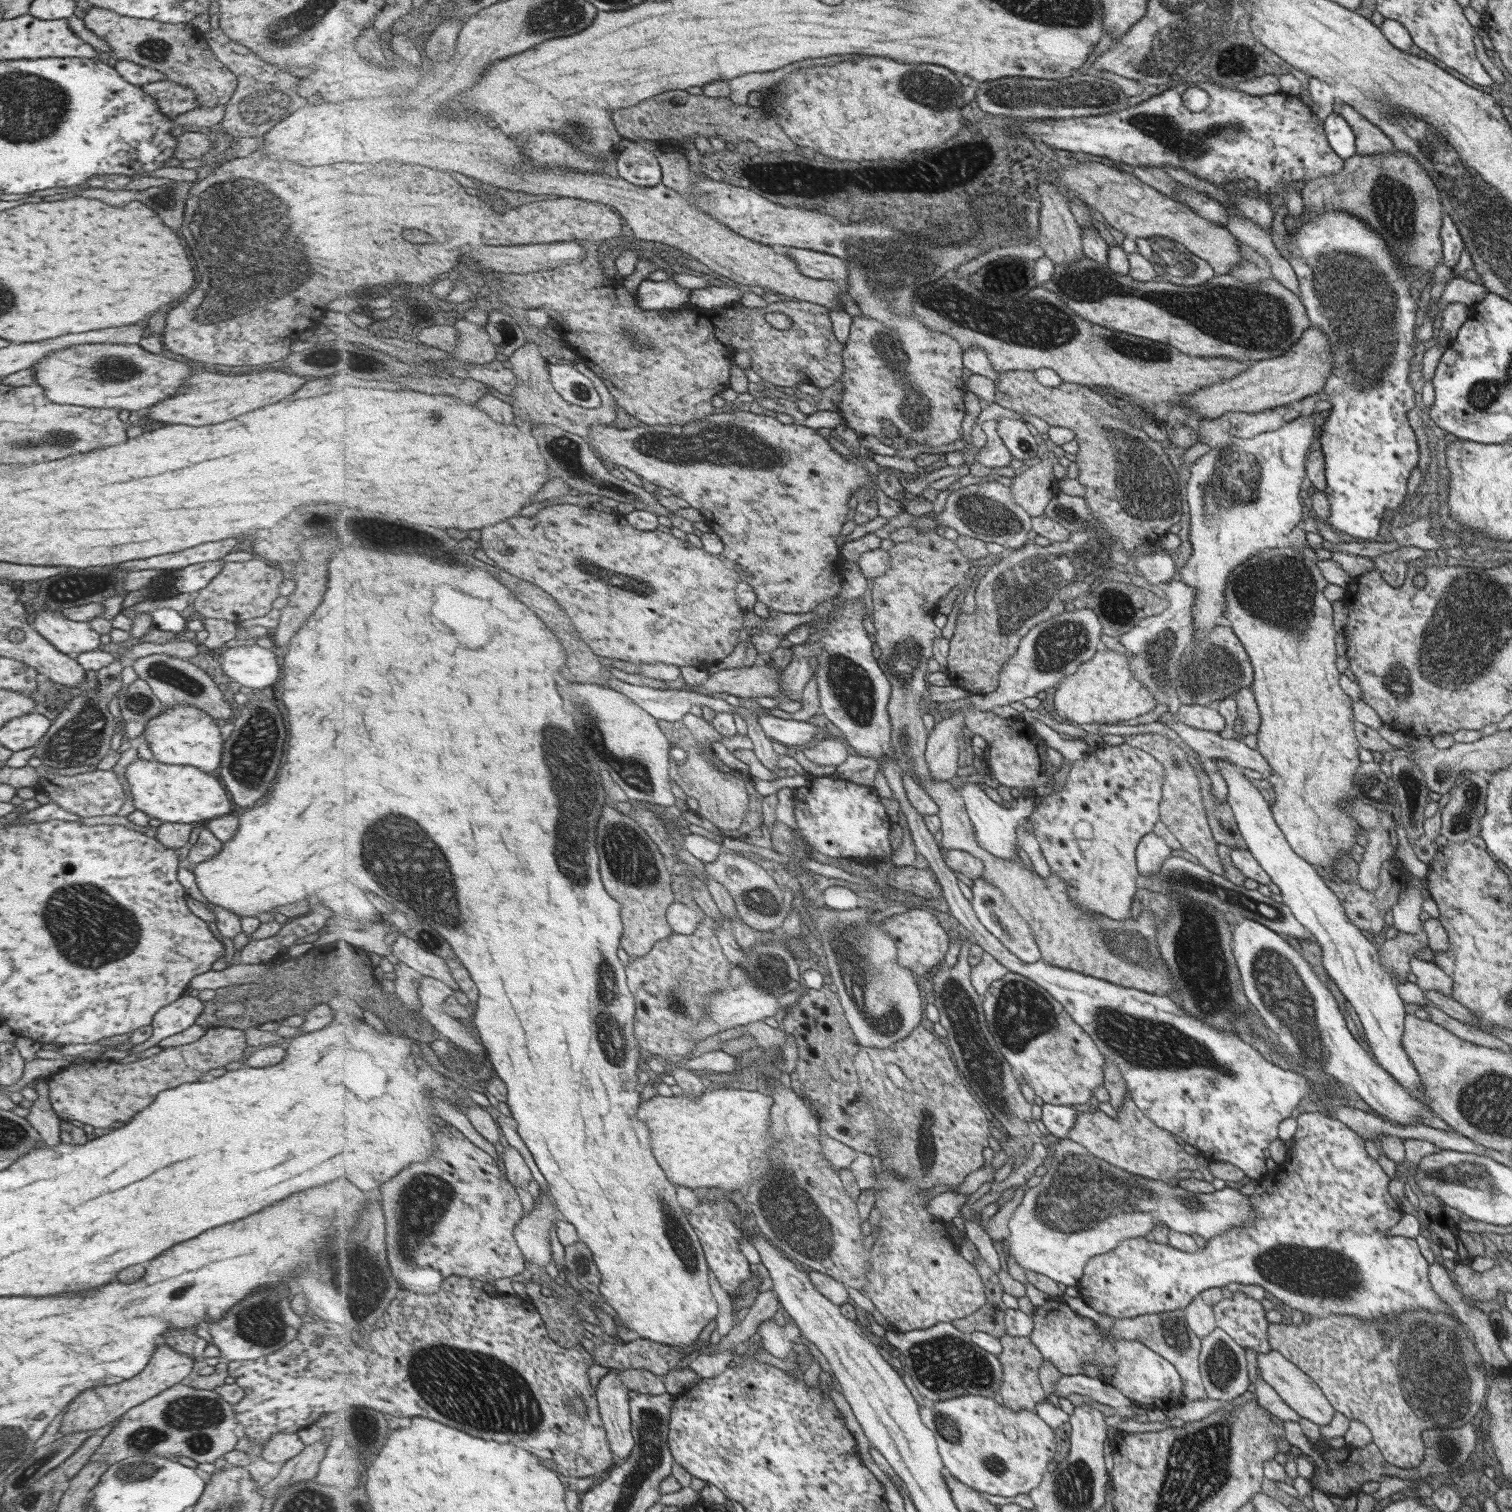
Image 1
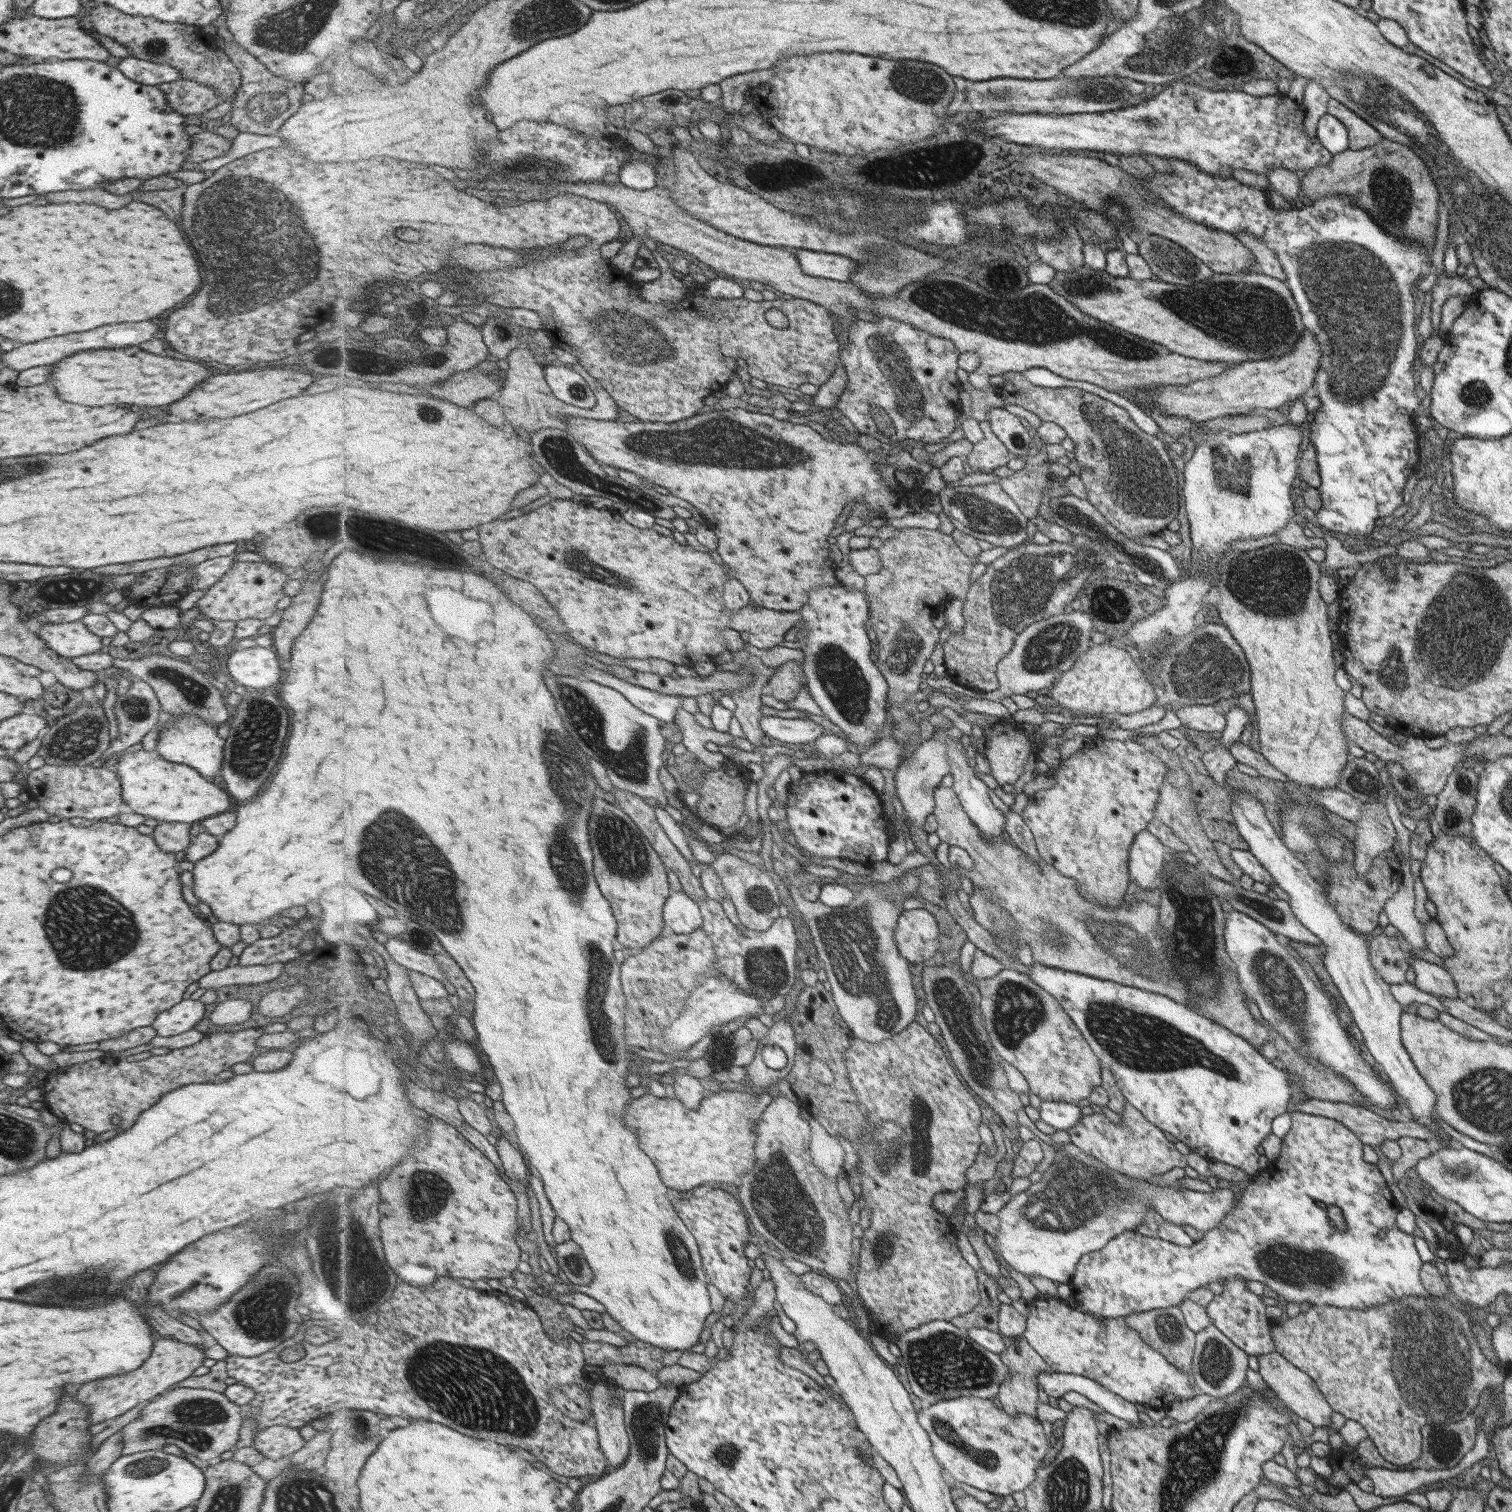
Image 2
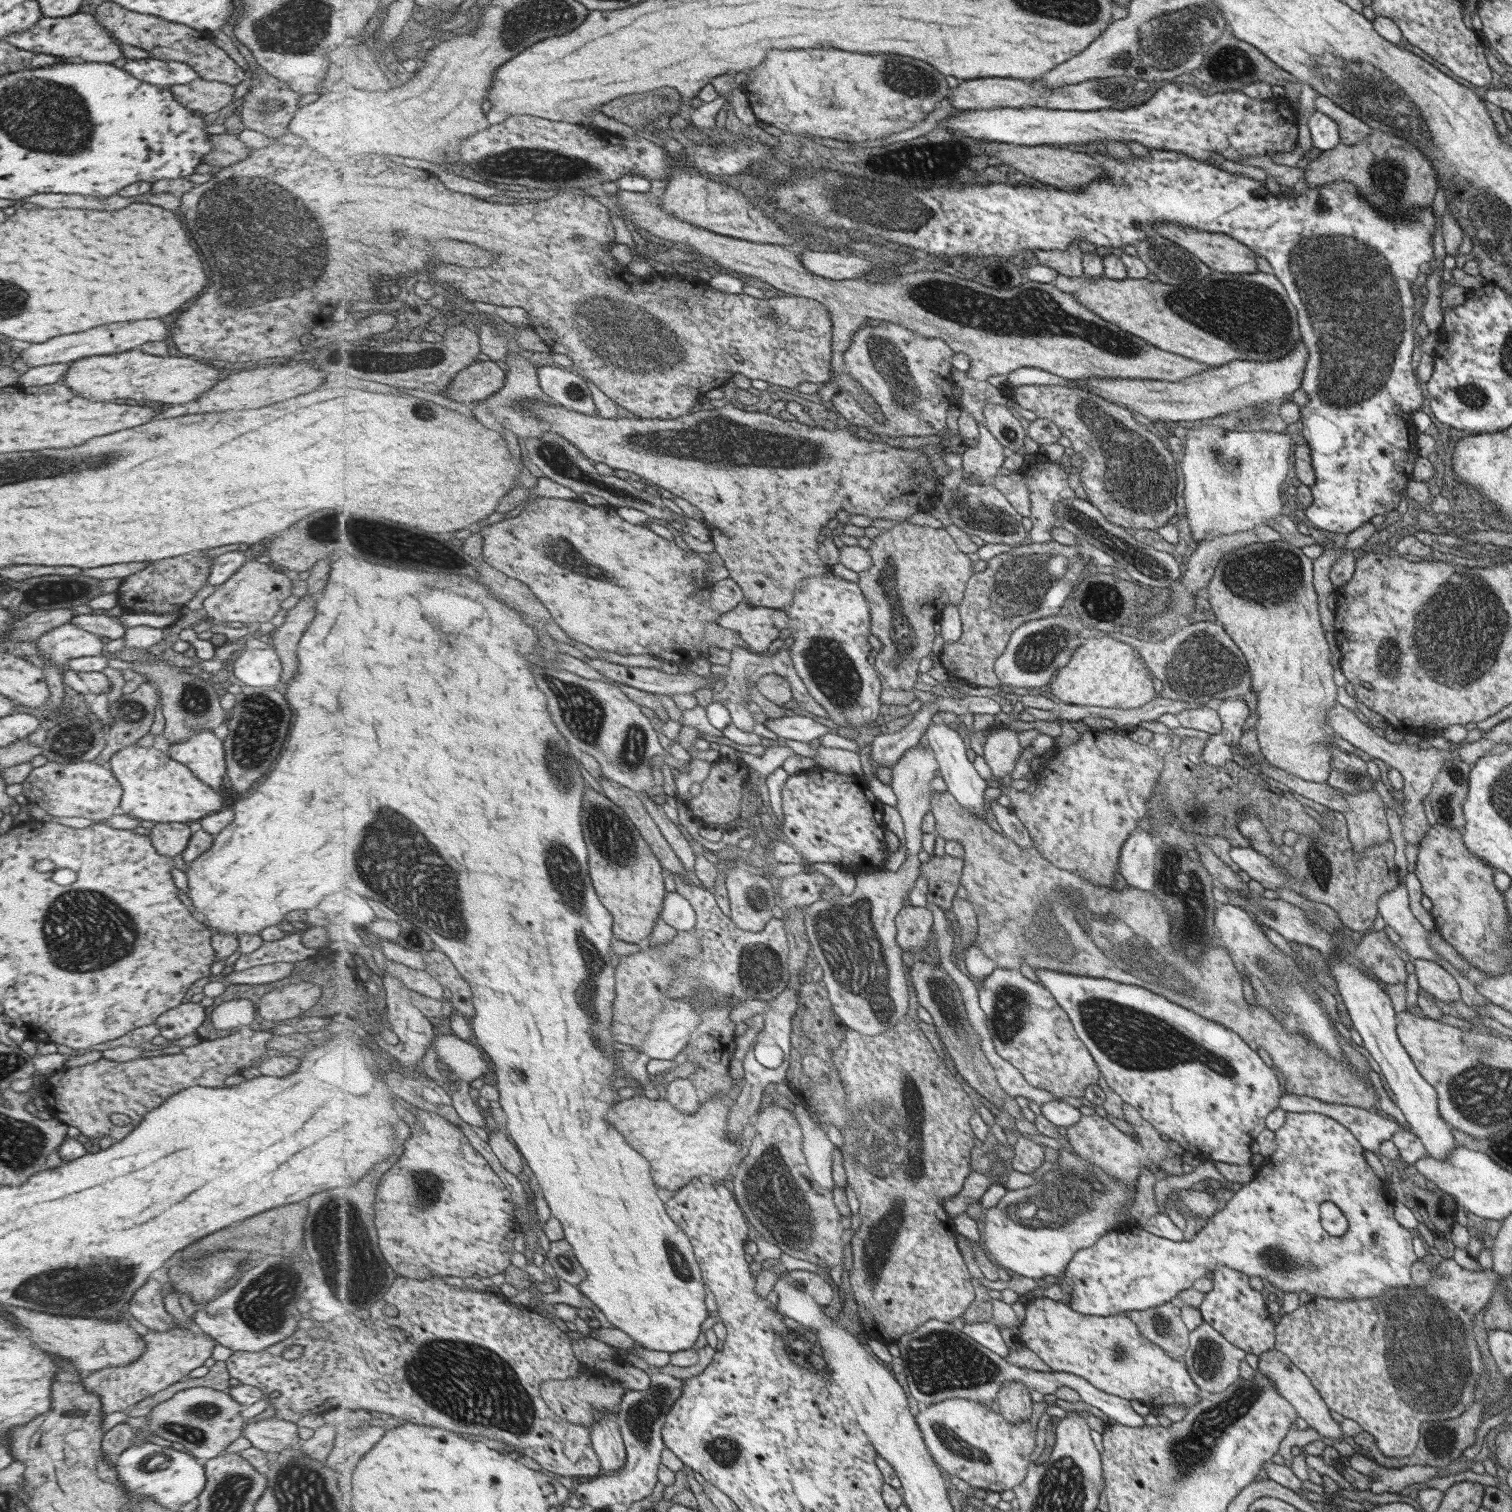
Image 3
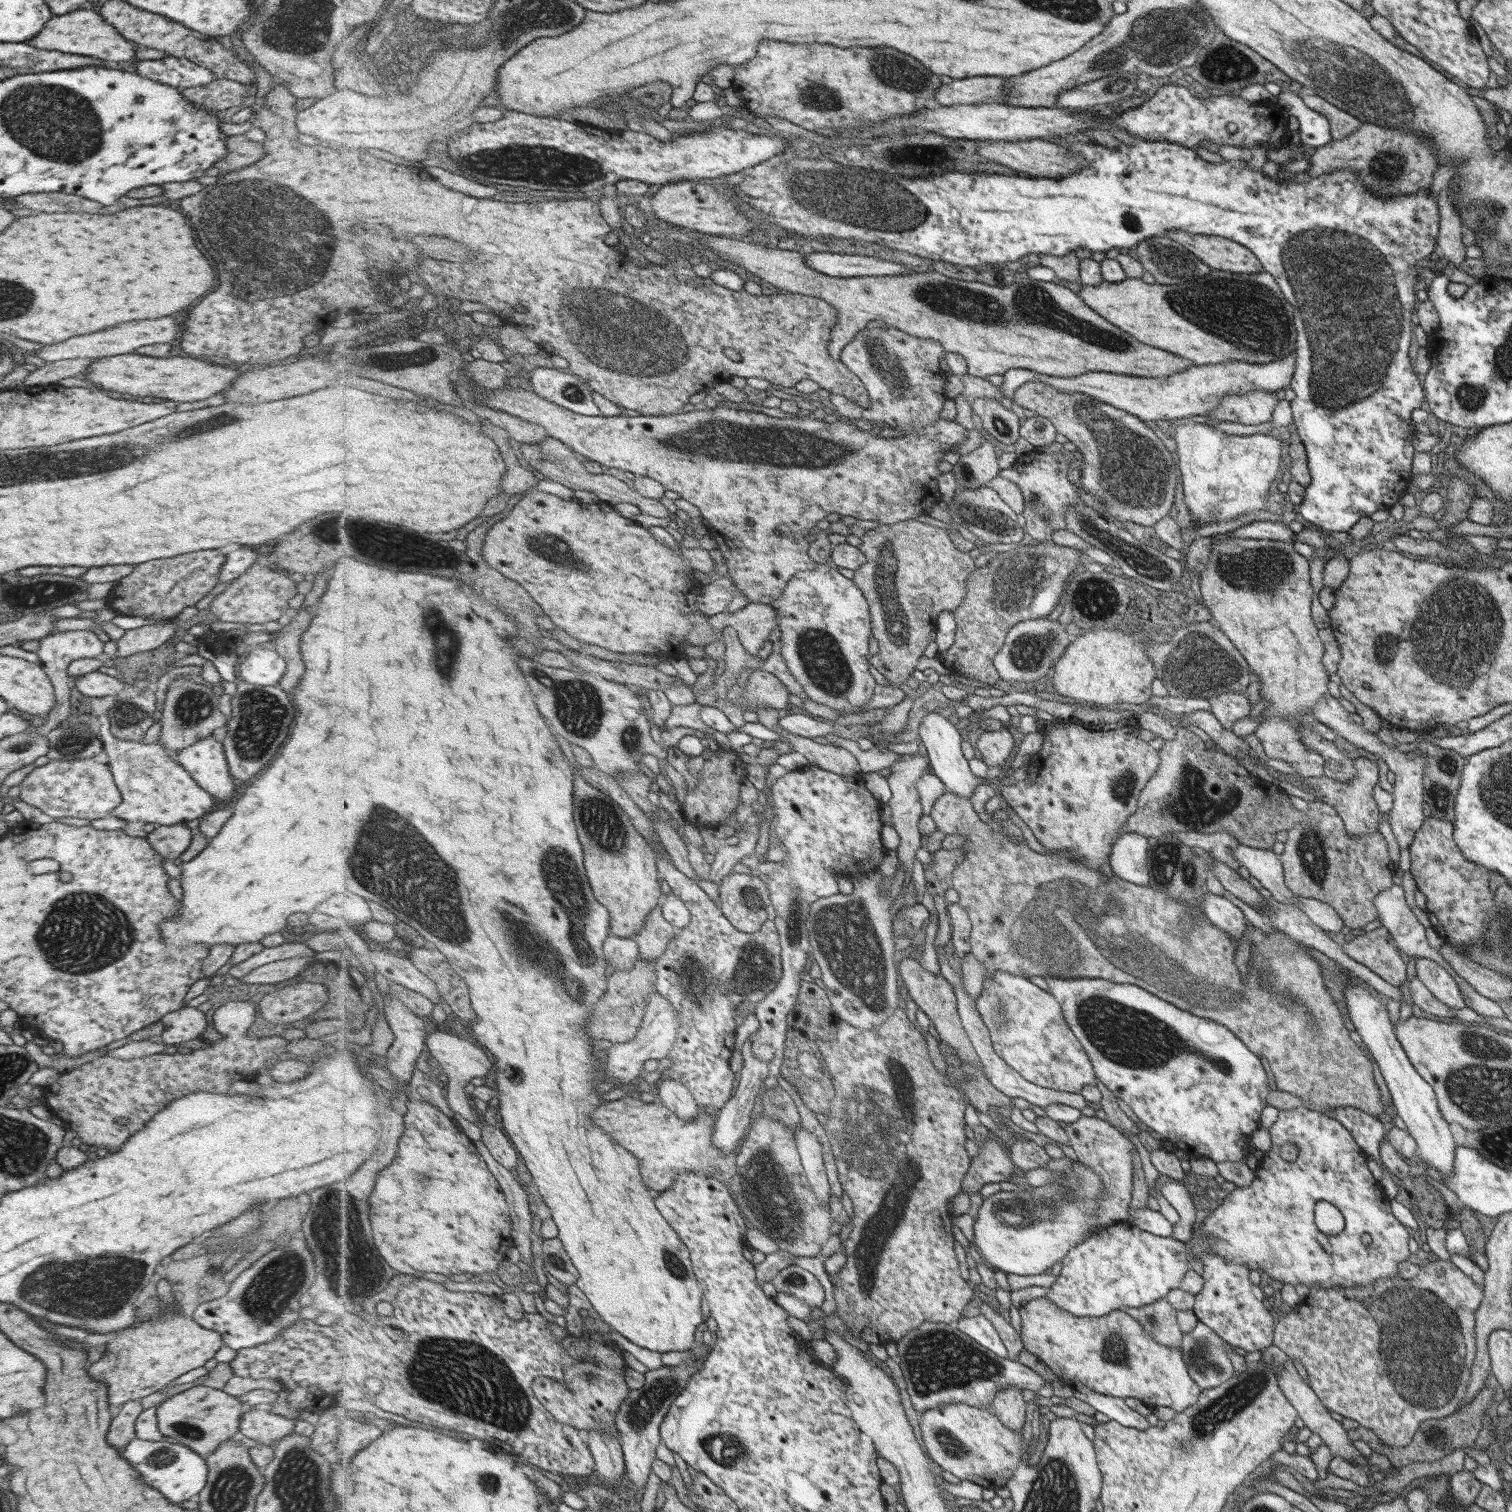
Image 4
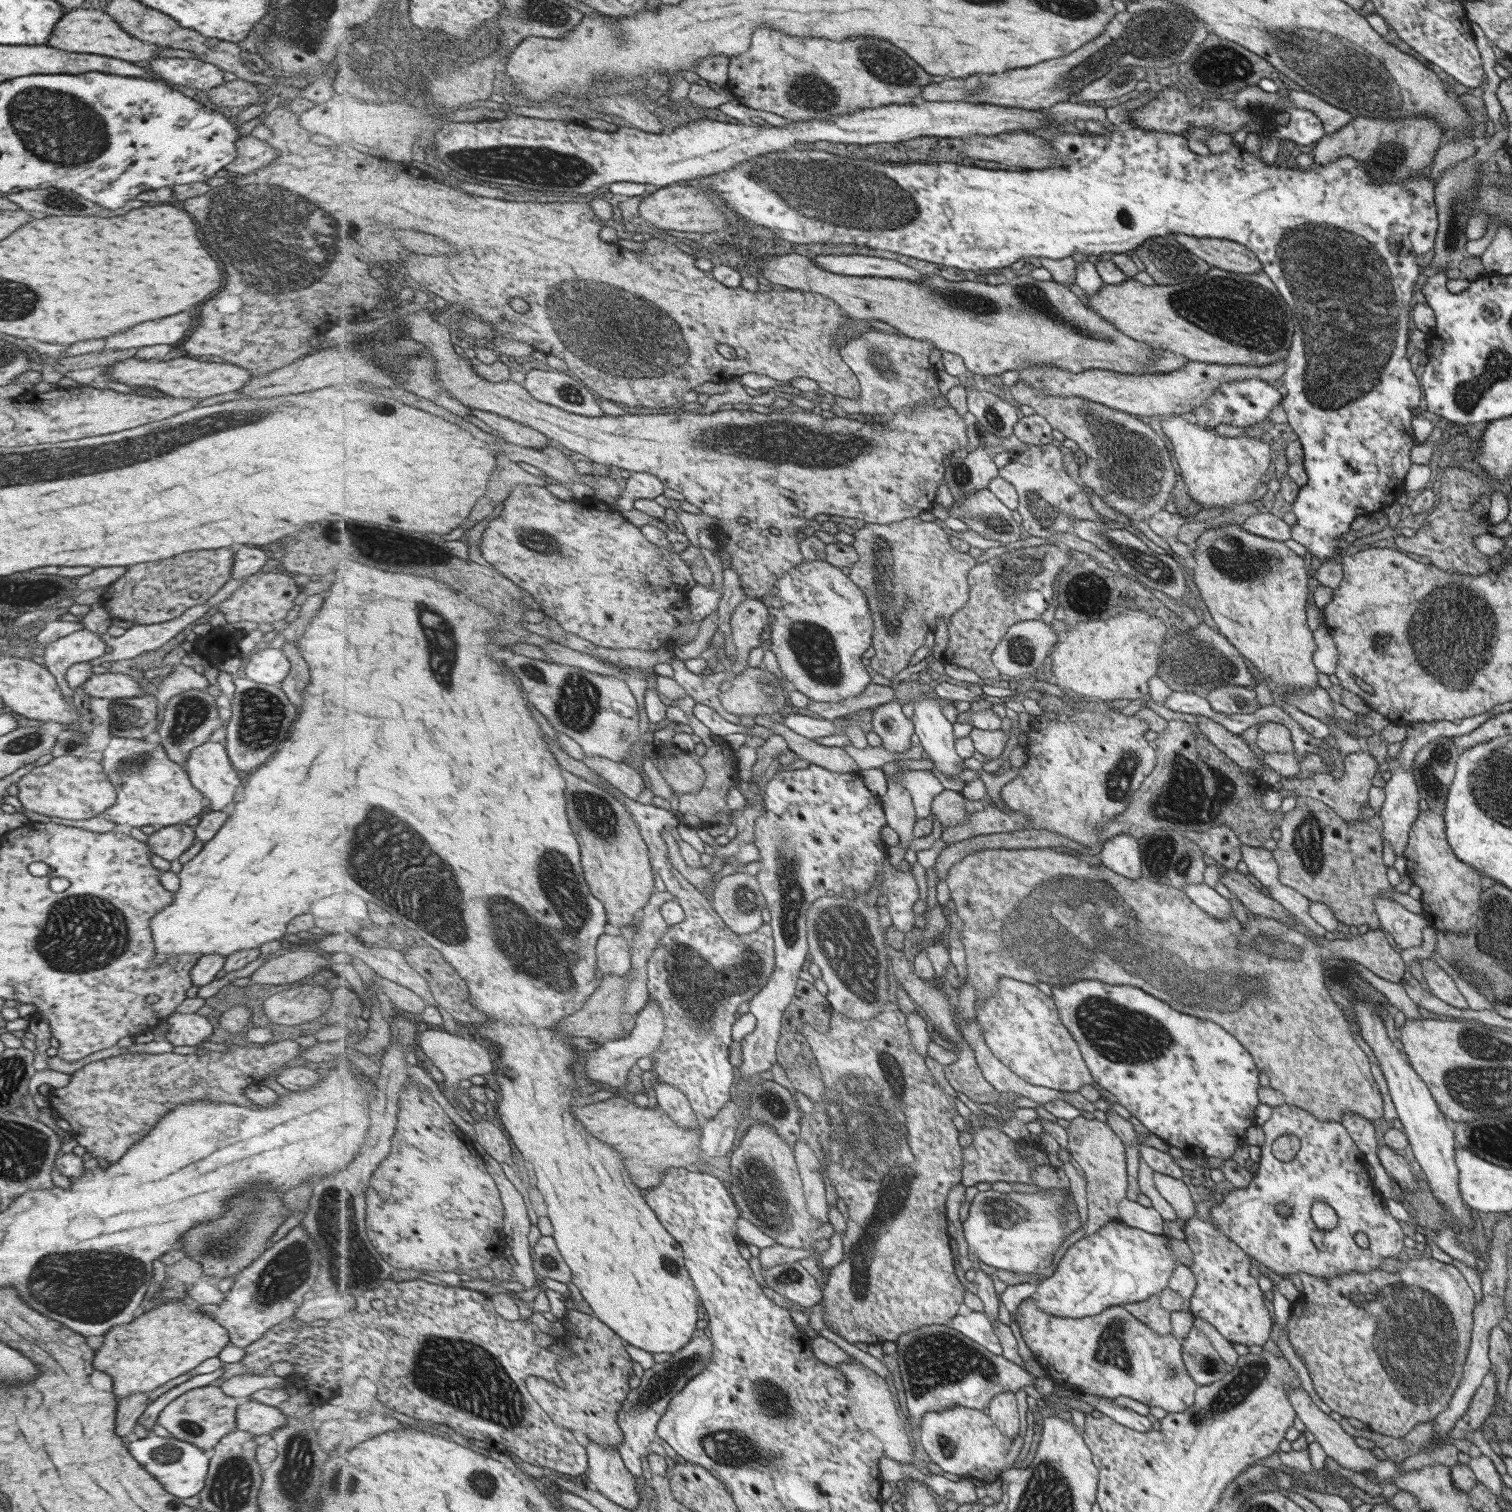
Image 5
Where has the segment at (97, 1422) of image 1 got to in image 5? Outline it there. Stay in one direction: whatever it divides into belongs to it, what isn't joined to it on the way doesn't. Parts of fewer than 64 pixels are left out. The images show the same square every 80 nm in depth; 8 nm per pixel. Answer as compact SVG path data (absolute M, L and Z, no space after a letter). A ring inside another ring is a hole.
M183 1299L171 1301L173 1303L163 1303L155 1309L139 1312L137 1318L134 1318L131 1322L112 1326L105 1334L103 1346L99 1348L99 1352L93 1358L93 1366L97 1370L103 1370L107 1377L111 1377L112 1393L117 1400L135 1392L150 1393L171 1378L181 1376L188 1370L193 1370L203 1360L217 1356L225 1345L230 1344L227 1331L206 1316L206 1312L200 1312L198 1307L195 1311L187 1309Z

